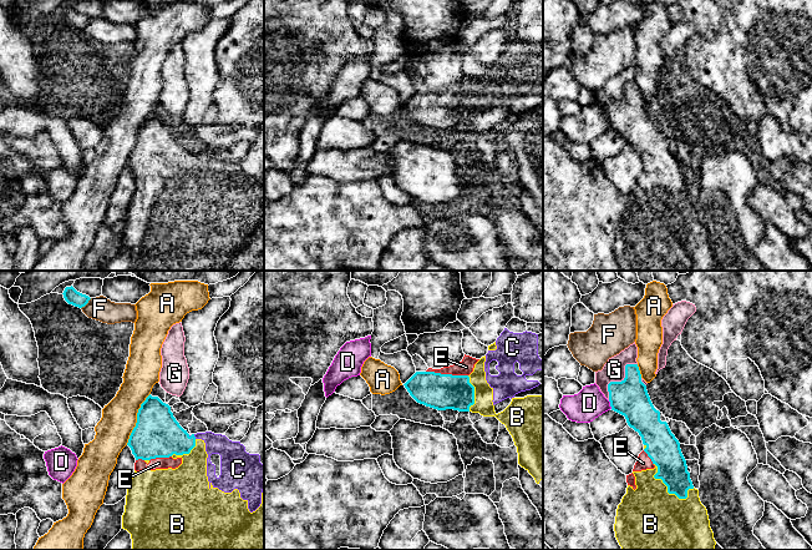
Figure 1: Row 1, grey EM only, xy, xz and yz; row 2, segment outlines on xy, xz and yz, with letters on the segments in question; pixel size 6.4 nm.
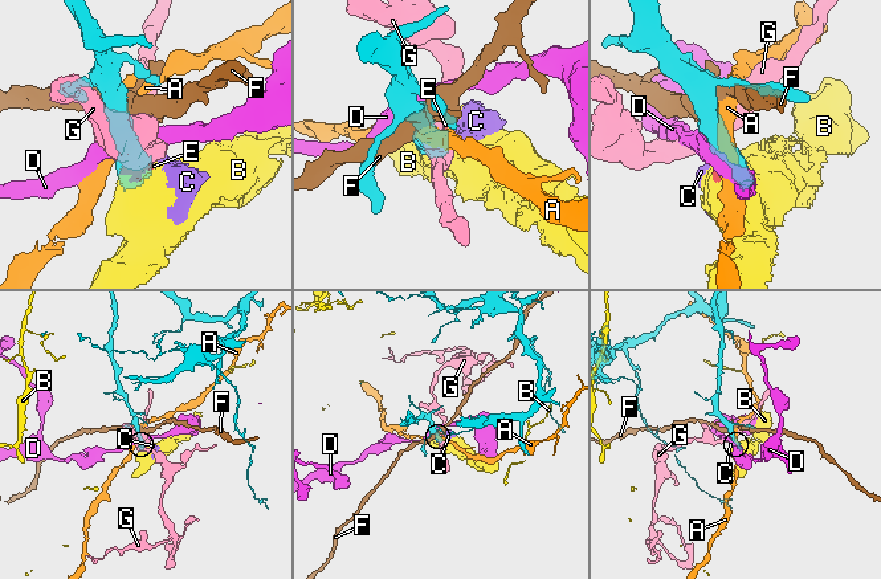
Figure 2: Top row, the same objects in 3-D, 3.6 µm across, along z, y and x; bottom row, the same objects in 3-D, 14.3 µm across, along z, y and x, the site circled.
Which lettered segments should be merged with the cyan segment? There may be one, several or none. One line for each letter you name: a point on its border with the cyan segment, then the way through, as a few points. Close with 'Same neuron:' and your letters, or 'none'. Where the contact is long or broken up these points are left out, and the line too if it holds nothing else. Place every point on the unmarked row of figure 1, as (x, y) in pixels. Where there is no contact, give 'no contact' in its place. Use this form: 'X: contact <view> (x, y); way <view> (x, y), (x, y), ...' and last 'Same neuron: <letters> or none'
C: contact xy (194, 157); way xy (157, 155), (168, 159), (194, 157), (208, 157), (229, 172)
E: contact xz (447, 95); way xz (441, 112), (447, 106), (447, 95), (457, 95), (466, 87)
Same neuron: C, E

